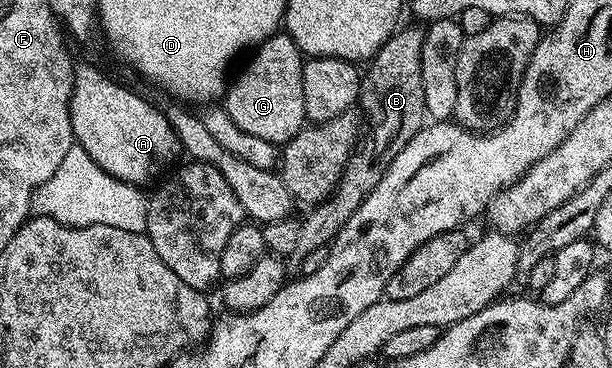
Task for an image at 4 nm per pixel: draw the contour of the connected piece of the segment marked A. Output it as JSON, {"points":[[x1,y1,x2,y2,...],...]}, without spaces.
{"points":[[92,64,75,65,69,115,75,143,84,148,100,168,126,183,144,186,144,183,150,181,174,156,181,155,182,149,177,134,171,127,165,111,160,108,158,110,150,101,110,78]]}

